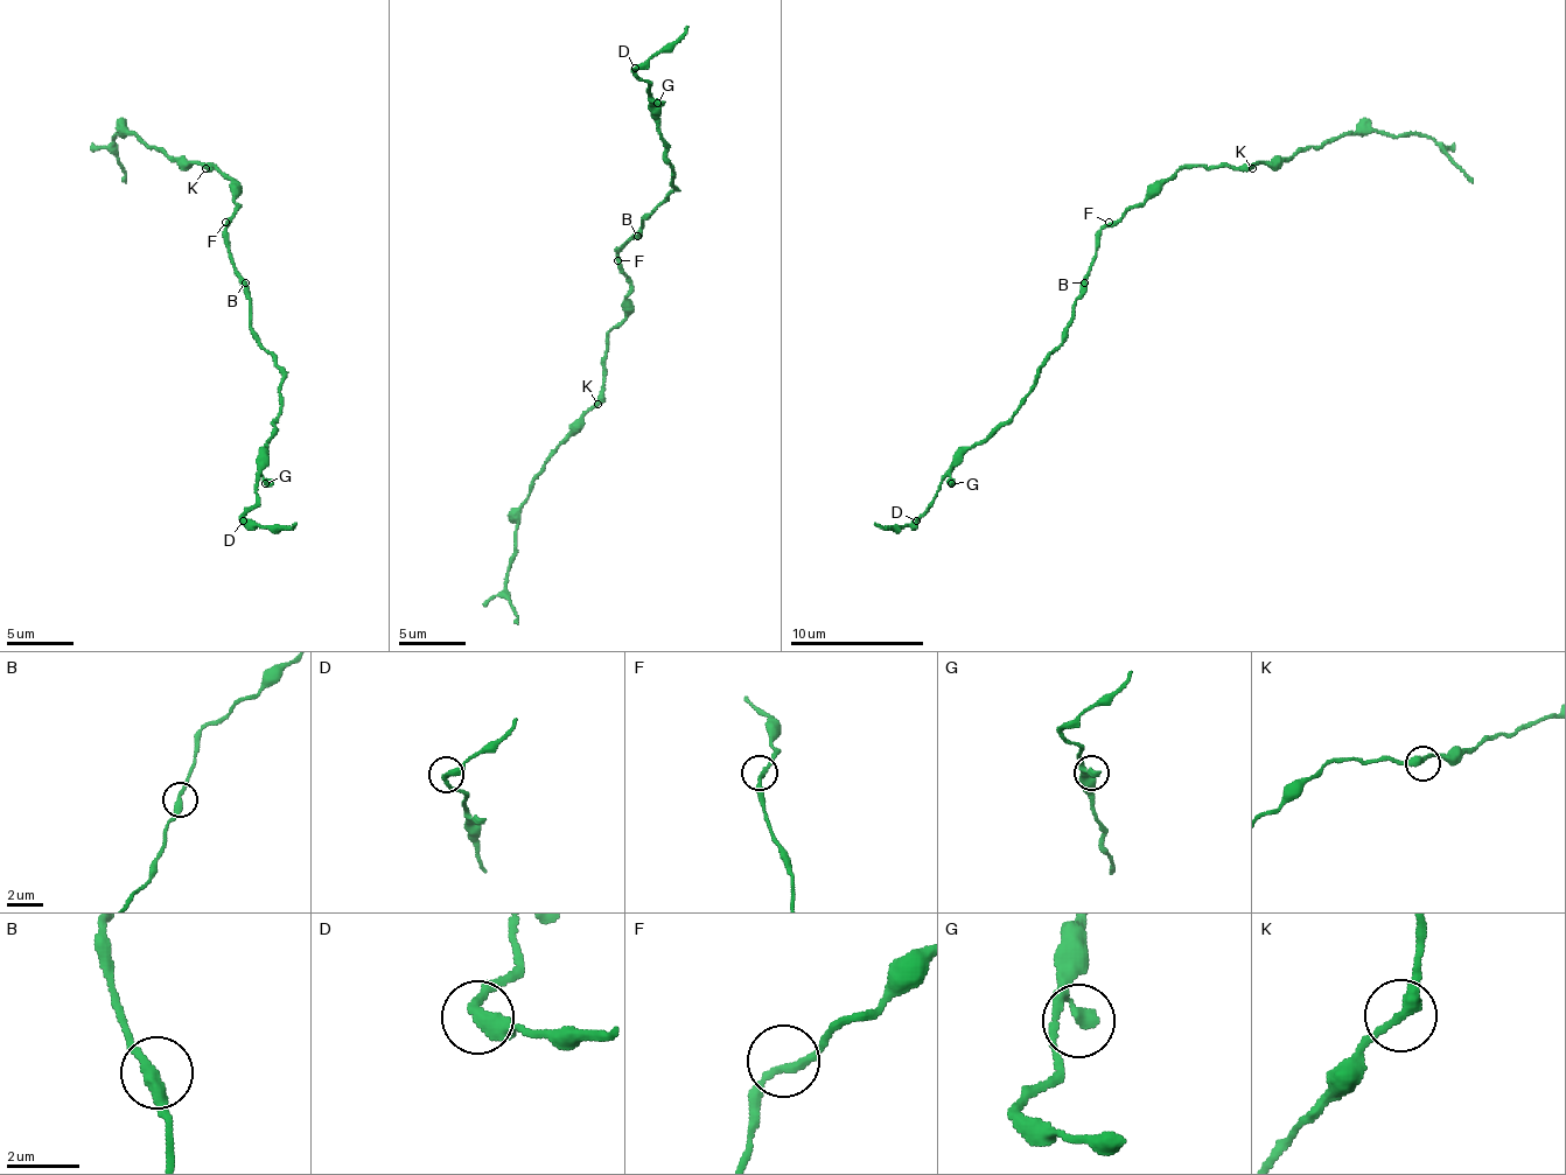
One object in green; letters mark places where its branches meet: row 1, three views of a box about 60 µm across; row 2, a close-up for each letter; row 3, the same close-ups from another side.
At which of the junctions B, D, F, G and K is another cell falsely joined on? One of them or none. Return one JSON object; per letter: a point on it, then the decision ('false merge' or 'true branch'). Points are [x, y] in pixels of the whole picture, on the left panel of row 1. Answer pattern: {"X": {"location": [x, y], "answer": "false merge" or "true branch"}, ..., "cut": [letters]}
{"B": {"location": [245, 282], "answer": "true branch"}, "D": {"location": [243, 520], "answer": "false merge"}, "F": {"location": [225, 222], "answer": "true branch"}, "G": {"location": [265, 483], "answer": "true branch"}, "K": {"location": [205, 168], "answer": "true branch"}, "cut": ["D"]}

